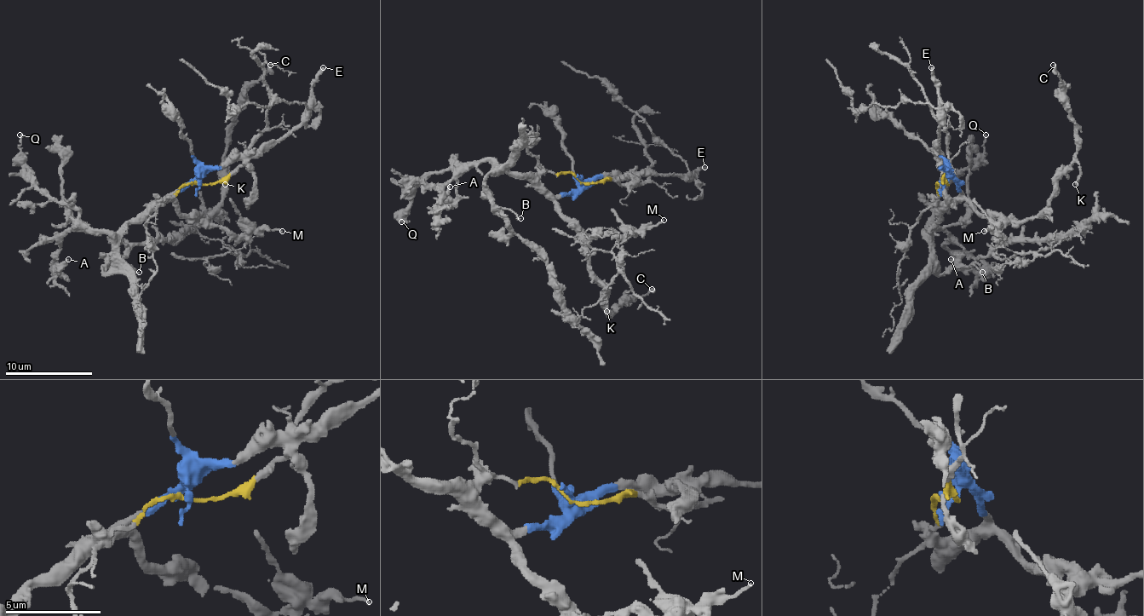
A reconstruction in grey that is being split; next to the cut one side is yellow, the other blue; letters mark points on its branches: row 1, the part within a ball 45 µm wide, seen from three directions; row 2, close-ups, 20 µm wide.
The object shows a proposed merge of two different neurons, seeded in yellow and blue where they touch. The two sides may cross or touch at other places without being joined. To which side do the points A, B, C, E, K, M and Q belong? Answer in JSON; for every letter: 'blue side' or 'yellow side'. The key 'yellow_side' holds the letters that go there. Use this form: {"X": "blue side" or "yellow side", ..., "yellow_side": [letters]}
{"A": "blue side", "B": "blue side", "C": "blue side", "E": "blue side", "K": "blue side", "M": "blue side", "Q": "blue side", "yellow_side": []}

